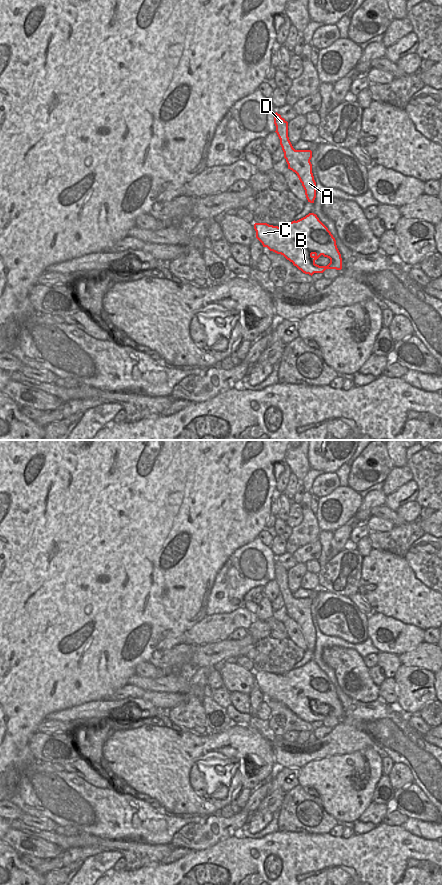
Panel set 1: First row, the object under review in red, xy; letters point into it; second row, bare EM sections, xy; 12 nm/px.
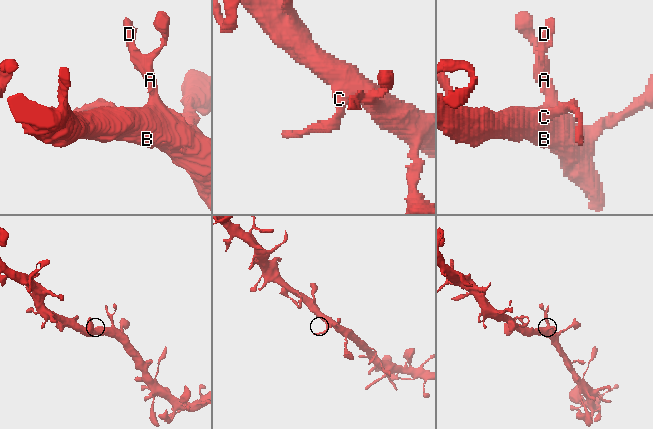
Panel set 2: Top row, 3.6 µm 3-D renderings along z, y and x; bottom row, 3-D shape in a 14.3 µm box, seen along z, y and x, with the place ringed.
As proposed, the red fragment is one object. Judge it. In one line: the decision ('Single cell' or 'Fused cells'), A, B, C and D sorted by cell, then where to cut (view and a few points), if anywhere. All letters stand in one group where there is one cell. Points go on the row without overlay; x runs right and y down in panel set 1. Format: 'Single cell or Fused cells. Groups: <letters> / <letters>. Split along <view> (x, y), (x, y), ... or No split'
Single cell. Groups: A B C D. No split

